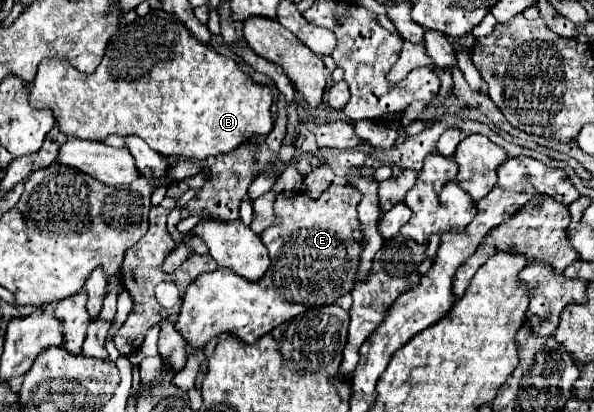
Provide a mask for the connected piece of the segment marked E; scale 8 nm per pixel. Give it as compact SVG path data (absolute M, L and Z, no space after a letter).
M330 185L316 201L304 195L278 197L274 211L282 223L262 233L272 259L270 271L258 283L246 283L246 279L238 279L232 271L218 267L212 273L204 273L186 289L176 319L176 329L186 341L186 355L204 349L210 339L222 333L236 335L244 343L256 343L284 321L312 307L332 305L340 295L350 293L362 251L362 243L352 239L352 229L360 227L356 215L360 199L360 191L352 185Z

